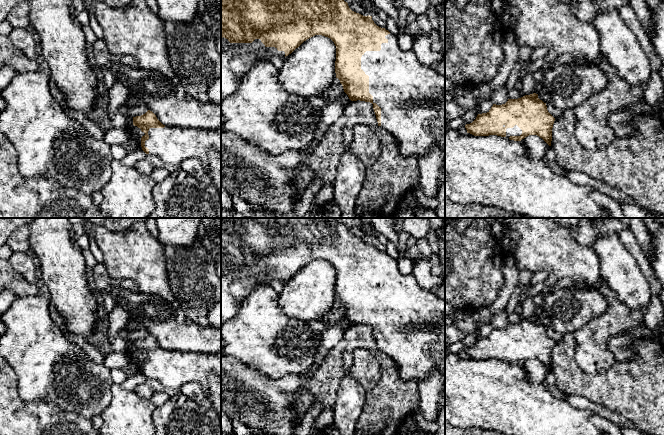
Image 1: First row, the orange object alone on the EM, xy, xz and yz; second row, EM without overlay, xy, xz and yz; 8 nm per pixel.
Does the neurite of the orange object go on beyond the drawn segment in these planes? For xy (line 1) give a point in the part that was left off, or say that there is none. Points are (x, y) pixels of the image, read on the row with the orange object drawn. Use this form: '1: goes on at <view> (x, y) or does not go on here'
1: goes on at xy (172, 145)

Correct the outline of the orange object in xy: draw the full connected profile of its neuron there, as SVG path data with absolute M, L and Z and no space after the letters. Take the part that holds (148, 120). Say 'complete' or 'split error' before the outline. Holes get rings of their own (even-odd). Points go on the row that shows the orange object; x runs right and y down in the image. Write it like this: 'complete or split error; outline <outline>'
split error; outline M150 110L141 116L133 117L133 125L145 133L141 138L142 150L146 154L156 156L167 165L179 167L183 161L197 158L205 167L208 167L209 151L213 149L221 154L221 126L210 129L165 126Z

